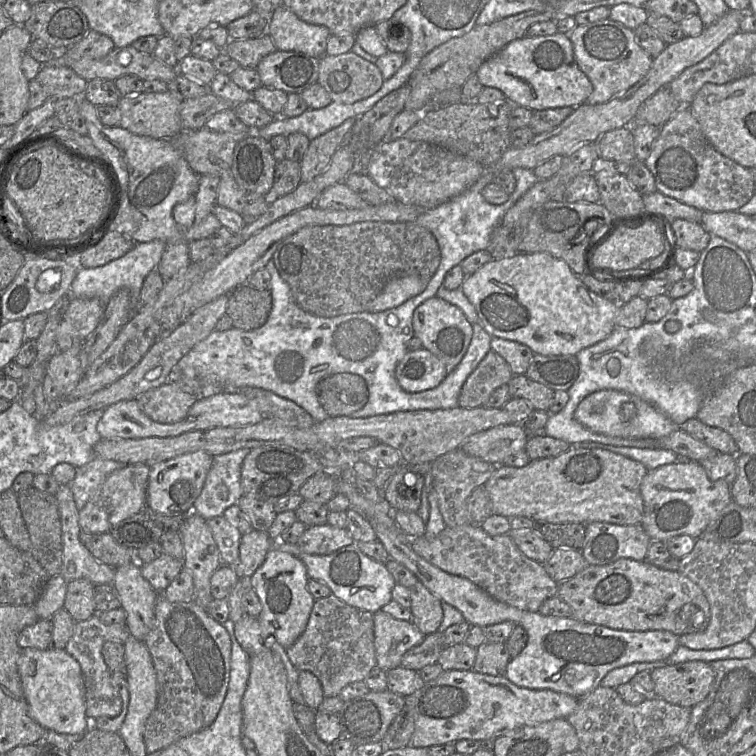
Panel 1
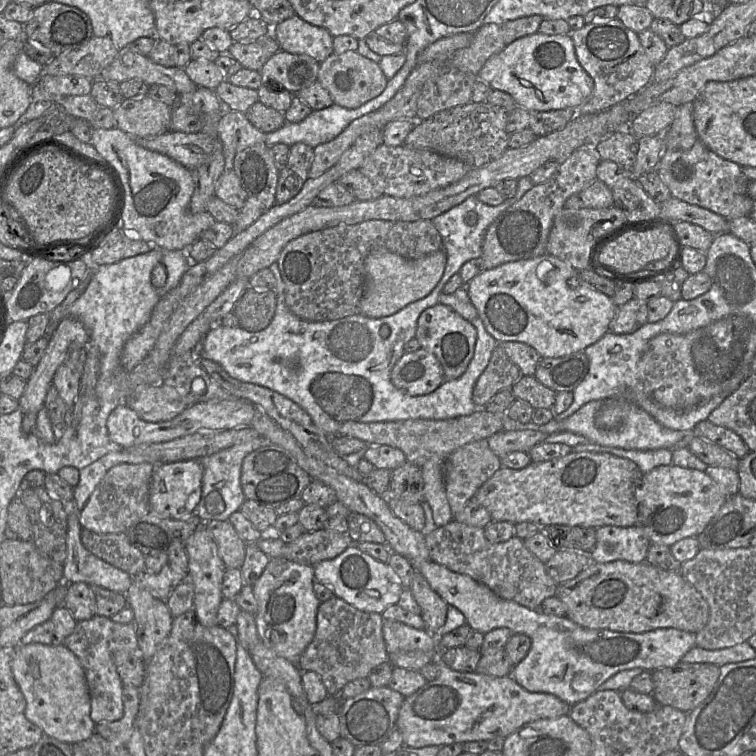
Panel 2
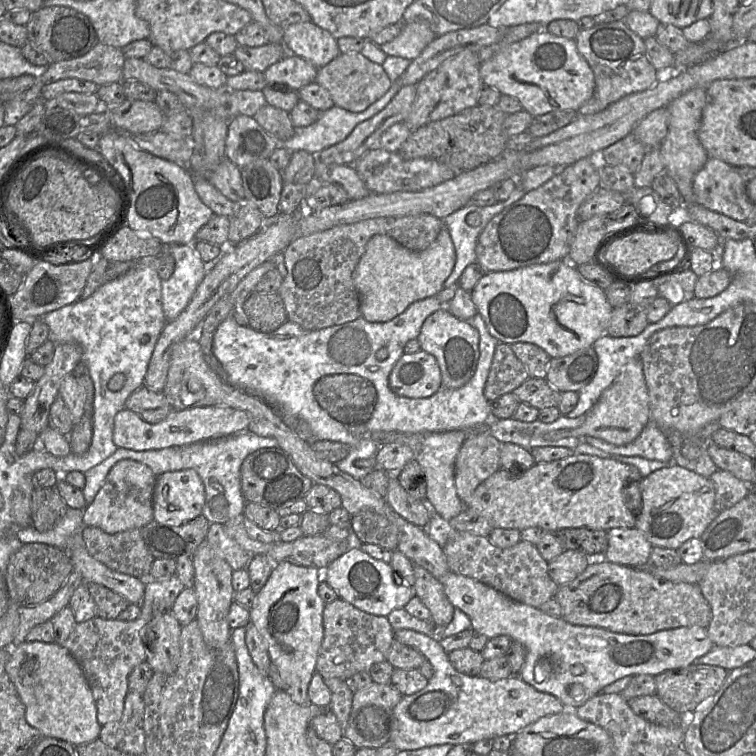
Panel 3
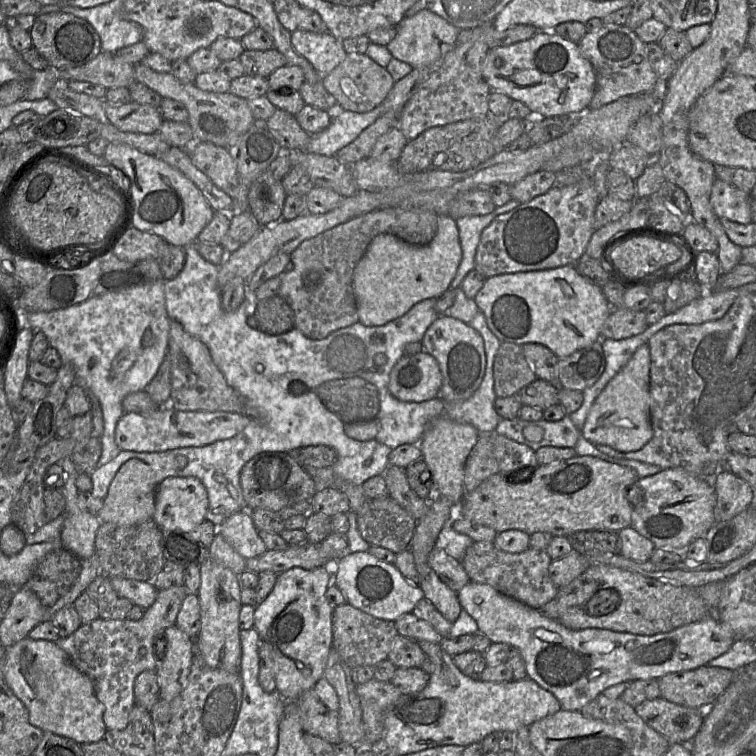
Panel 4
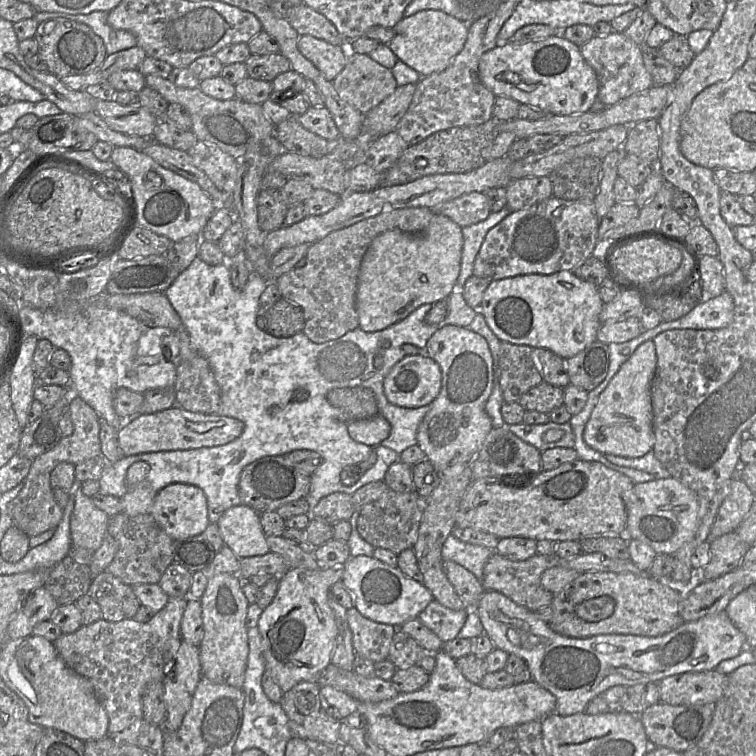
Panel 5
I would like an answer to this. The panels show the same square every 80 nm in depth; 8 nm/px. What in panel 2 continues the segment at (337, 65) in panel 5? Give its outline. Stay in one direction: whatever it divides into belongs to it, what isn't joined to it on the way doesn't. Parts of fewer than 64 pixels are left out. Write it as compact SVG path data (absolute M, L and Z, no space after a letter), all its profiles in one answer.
M297 14L272 26L272 34L281 50L308 55L319 63L334 53L334 37L330 32L324 27L306 22Z

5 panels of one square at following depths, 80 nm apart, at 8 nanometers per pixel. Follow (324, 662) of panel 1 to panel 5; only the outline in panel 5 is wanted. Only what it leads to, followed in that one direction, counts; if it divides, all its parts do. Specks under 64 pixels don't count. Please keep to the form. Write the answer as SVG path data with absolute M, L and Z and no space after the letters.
M355 607L347 609L355 654L372 662L388 659L396 627L364 617Z

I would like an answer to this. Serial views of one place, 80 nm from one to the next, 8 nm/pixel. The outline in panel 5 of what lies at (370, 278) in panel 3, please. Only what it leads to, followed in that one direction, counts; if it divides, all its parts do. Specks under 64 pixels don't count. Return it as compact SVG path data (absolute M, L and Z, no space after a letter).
M435 213L422 232L409 234L389 230L376 236L363 256L358 275L356 310L359 327L366 332L381 331L423 304L447 299L456 288L462 248L462 228L440 213Z

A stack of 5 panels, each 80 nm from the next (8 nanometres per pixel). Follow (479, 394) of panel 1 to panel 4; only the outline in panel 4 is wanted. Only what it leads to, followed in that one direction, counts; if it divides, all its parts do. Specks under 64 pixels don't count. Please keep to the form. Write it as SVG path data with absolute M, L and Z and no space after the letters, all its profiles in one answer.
M500 342L493 364L494 391L497 397L516 395L537 379L521 345Z

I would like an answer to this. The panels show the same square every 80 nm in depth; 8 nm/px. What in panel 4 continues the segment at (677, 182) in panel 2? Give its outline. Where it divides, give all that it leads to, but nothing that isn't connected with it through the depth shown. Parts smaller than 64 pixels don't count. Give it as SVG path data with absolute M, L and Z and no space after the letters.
M715 179L710 195L710 204L719 218L740 224L751 222L749 207L750 193L723 181Z

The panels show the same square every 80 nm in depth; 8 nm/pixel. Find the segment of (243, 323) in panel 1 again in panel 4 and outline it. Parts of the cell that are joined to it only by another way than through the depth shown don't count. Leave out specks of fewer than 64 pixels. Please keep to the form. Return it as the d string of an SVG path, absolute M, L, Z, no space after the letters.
M280 295L257 300L251 316L256 319L256 330L266 334L283 334L296 327L295 312Z

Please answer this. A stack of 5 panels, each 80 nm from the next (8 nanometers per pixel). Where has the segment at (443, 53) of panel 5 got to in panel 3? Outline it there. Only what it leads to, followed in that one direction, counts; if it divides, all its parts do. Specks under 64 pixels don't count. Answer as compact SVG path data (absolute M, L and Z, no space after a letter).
M424 20L402 23L400 34L390 42L380 45L389 56L413 60L431 43L437 35Z

